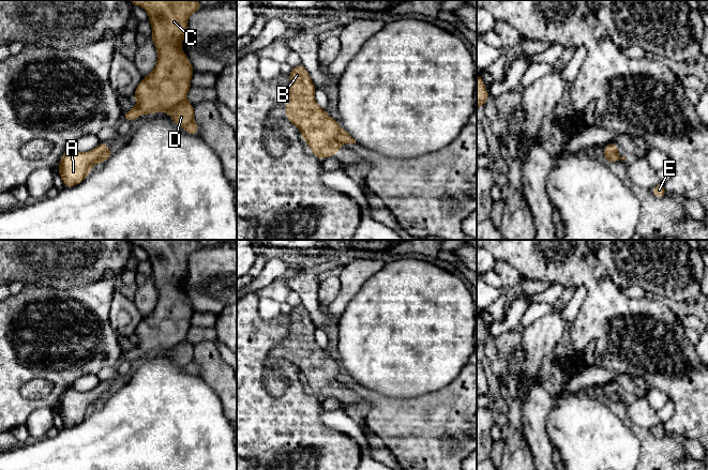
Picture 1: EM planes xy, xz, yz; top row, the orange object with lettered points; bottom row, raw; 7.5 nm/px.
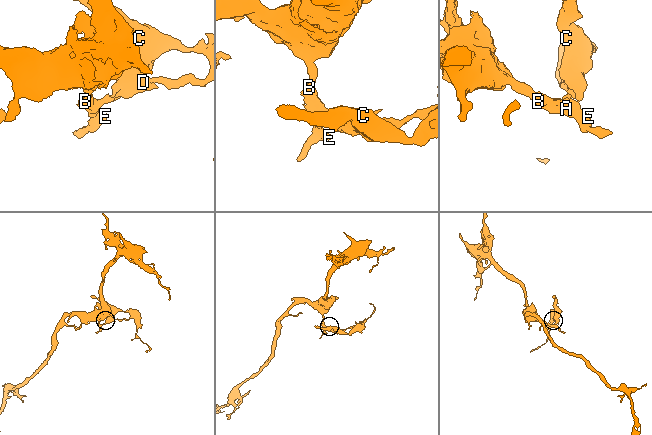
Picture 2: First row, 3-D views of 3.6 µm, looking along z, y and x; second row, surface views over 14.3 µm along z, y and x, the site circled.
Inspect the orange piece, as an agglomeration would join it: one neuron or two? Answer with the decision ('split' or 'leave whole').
split

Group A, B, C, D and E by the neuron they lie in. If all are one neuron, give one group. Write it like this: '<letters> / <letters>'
A B E / C D

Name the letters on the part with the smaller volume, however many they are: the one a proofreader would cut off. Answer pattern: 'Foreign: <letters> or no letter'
Foreign: C, D

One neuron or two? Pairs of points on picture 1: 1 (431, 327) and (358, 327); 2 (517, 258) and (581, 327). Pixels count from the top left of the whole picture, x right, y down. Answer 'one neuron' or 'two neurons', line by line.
1: one neuron
2: one neuron

